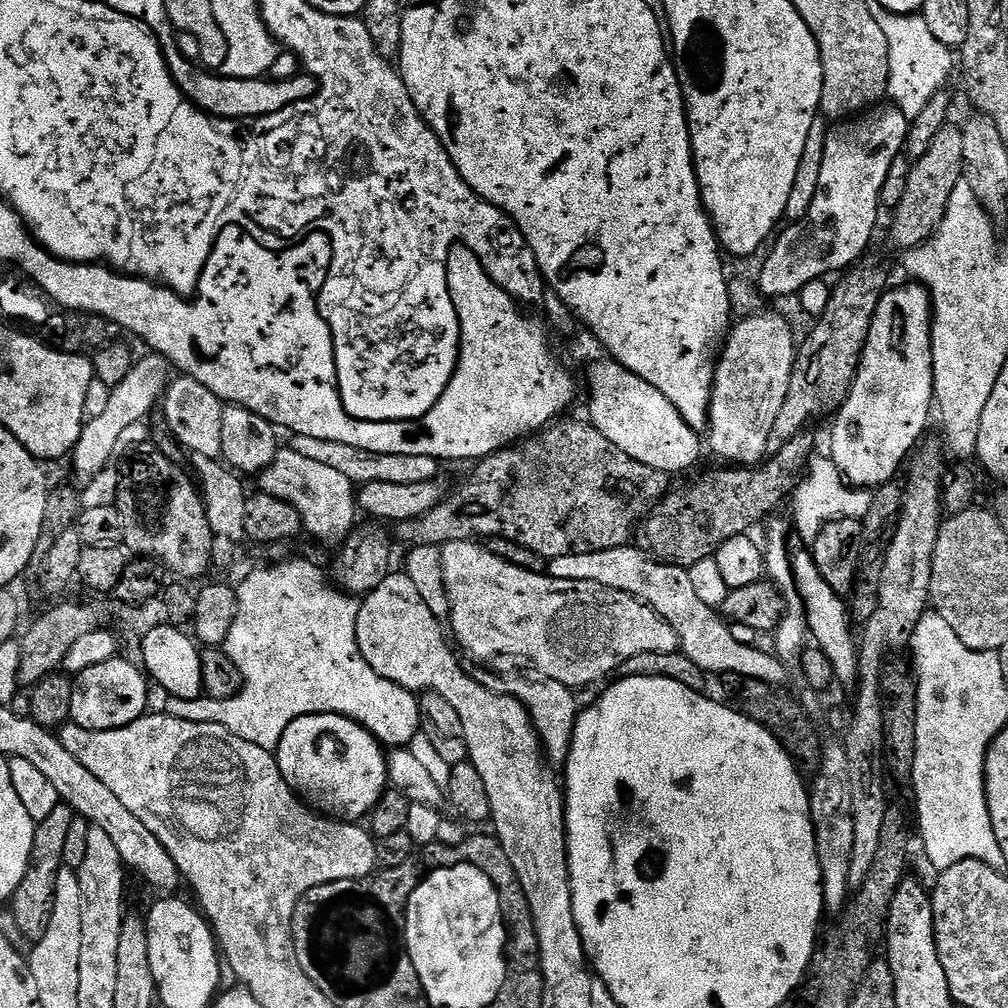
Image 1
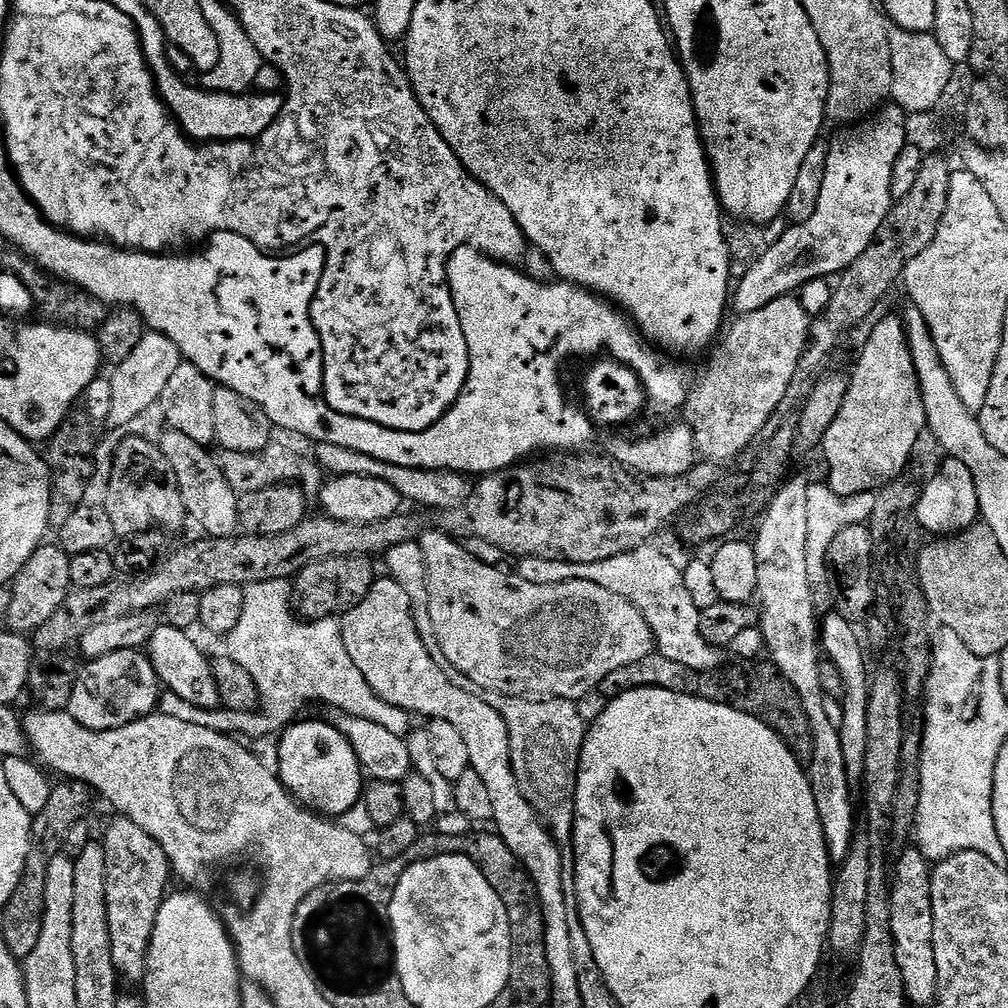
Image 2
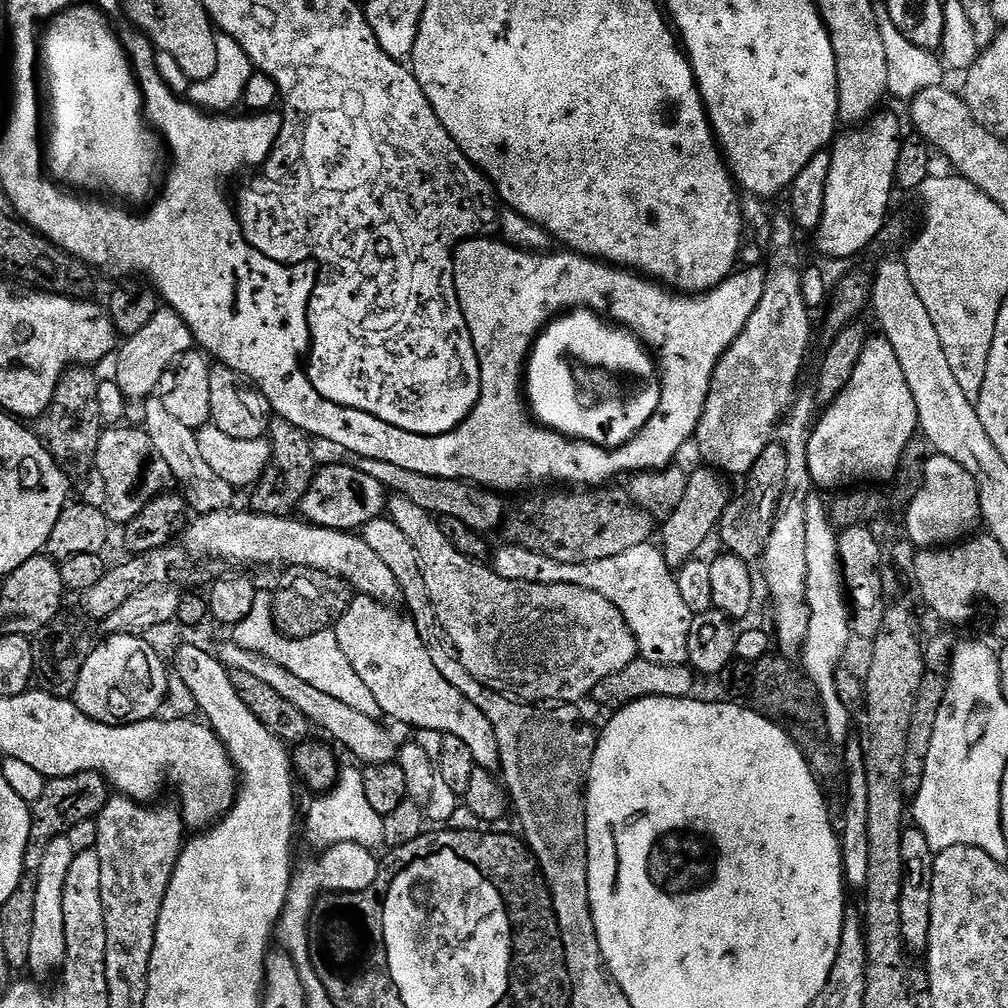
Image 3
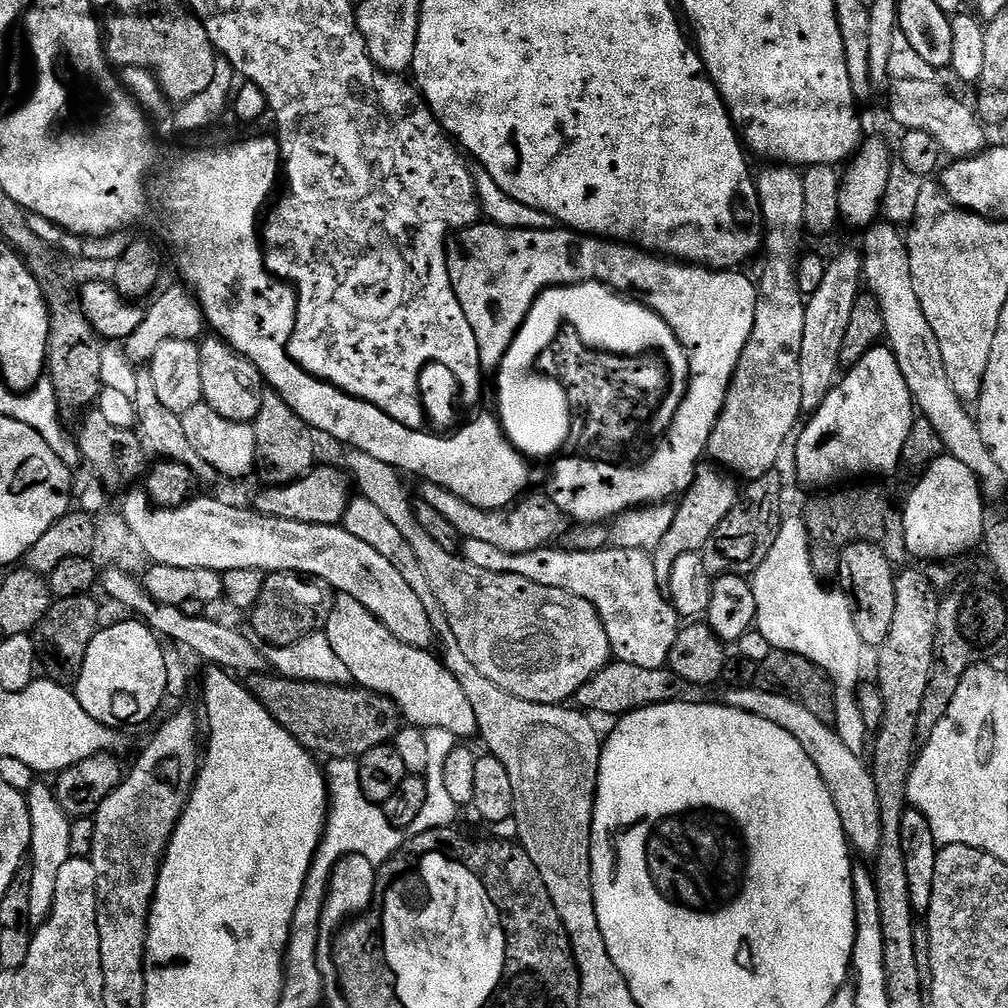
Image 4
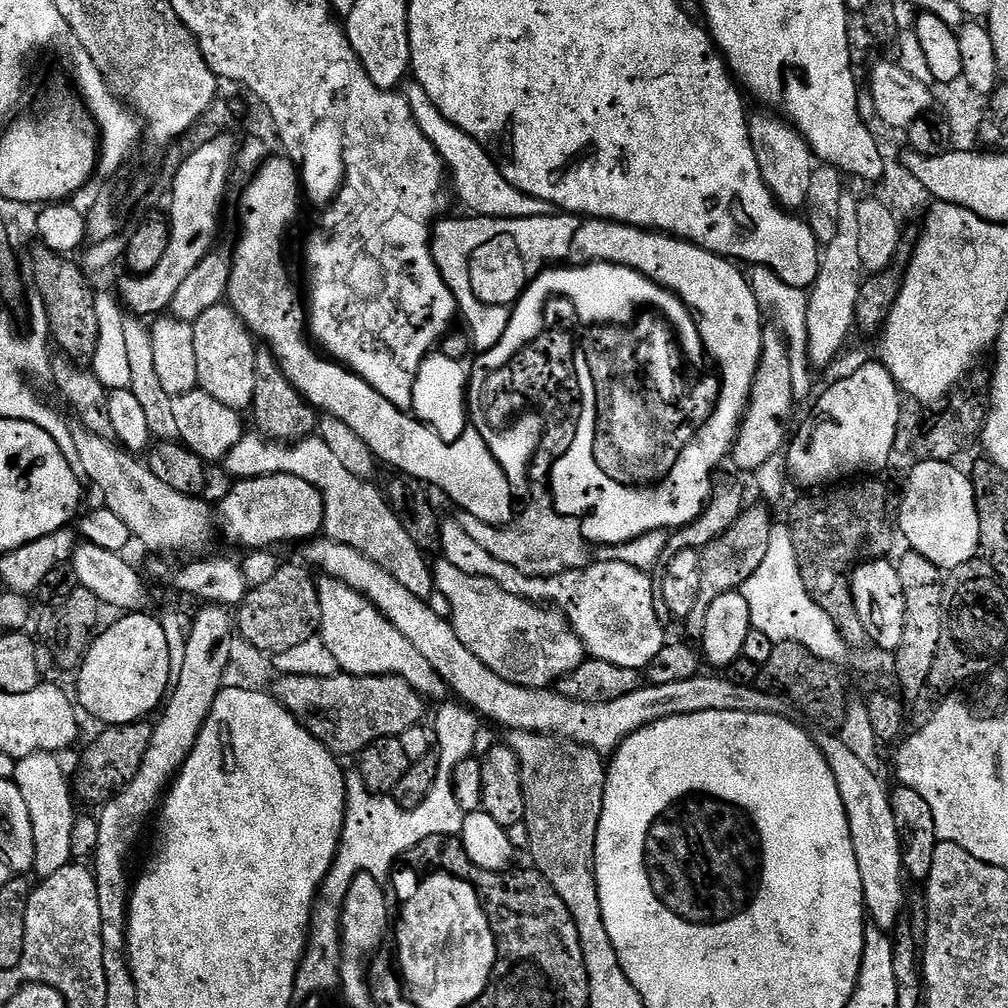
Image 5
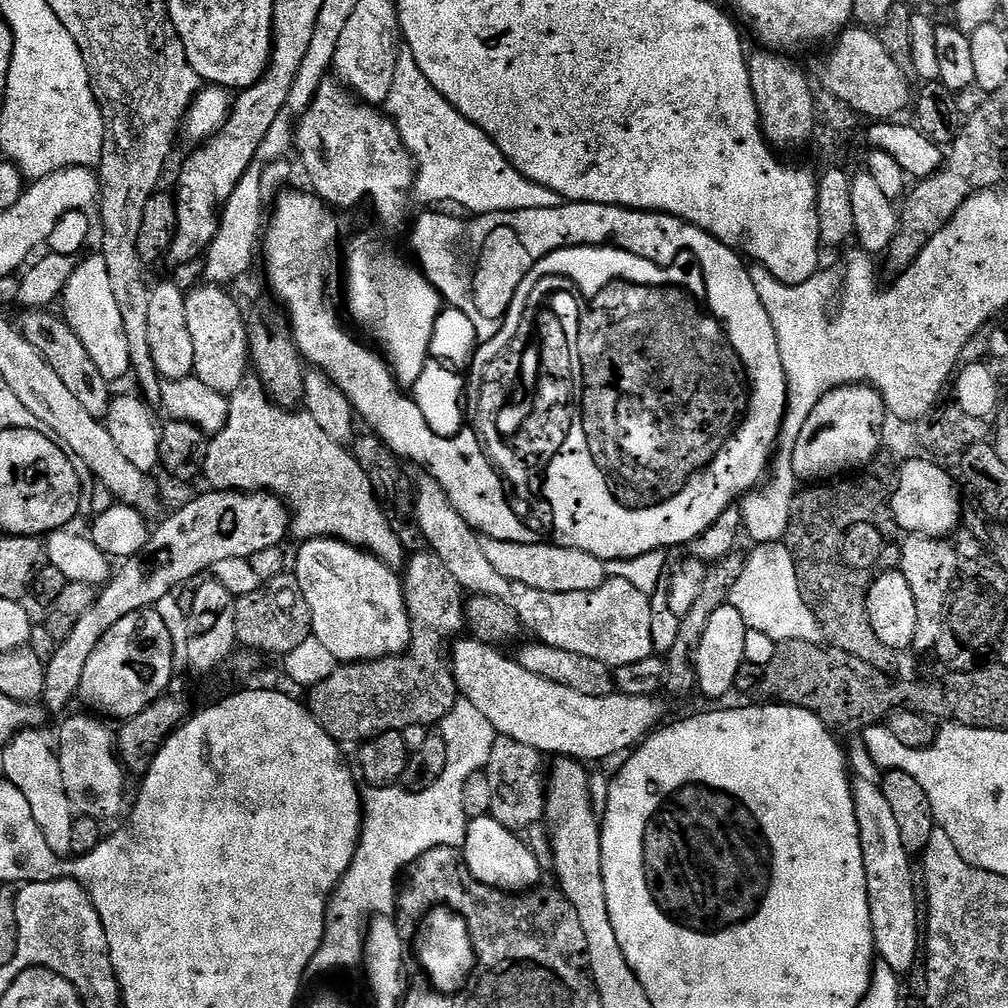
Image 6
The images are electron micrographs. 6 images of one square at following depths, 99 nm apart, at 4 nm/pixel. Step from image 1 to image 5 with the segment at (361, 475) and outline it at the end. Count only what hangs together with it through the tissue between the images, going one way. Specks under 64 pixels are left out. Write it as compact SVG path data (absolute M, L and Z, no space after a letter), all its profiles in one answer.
M548 498L530 505L521 520L519 517L515 522L503 526L490 520L474 518L474 514L469 512L460 512L458 519L460 528L466 530L466 534L478 542L478 546L498 558L498 562L514 566L514 570L524 576L557 576L563 572L587 568L594 560L593 549L590 541L584 537L580 521L575 516L563 516Z

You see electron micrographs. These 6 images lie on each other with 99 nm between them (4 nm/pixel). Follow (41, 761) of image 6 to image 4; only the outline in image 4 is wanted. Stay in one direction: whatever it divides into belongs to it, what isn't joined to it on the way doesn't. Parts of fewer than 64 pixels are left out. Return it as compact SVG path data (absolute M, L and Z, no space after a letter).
M40 782L33 783L26 793L28 813L32 819L30 825L30 918L33 925L39 926L47 920L54 906L54 889L58 887L58 870L73 859L70 850L70 826L72 820L58 806L56 793Z

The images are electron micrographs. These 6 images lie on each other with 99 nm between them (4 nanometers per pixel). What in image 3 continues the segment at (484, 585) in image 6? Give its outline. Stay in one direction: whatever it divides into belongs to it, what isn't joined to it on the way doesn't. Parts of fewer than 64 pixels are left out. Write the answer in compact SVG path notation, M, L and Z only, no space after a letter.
M514 542L505 545L497 552L495 549L490 560L492 571L502 578L525 580L531 584L573 584L594 590L618 606L626 626L630 626L636 639L639 659L663 664L688 664L690 622L694 614L678 591L674 568L667 564L663 551L655 543L630 546L622 550L622 554L614 554L614 558L585 564L554 562L554 558L546 554L526 550Z

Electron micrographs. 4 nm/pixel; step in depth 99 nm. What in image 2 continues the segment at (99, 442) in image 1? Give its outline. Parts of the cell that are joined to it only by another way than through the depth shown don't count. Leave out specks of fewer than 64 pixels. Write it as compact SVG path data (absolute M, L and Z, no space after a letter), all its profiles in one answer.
M151 330L145 331L142 342L126 358L126 362L115 365L111 373L112 400L110 401L110 418L107 423L112 428L124 426L126 422L133 421L134 418L151 413L159 405L162 398L162 390L166 390L166 385L170 383L170 378L174 370L182 362L182 357L178 346L166 338L161 332Z

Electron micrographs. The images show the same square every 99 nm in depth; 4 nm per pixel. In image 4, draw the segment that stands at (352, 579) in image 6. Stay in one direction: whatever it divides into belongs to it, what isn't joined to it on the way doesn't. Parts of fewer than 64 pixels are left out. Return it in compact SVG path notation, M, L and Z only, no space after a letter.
M337 595L332 602L326 635L330 646L334 646L334 654L346 665L349 677L359 687L389 696L409 725L450 730L457 738L477 735L478 718L474 718L474 709L454 674L446 670L443 659L431 651L398 642L362 602Z

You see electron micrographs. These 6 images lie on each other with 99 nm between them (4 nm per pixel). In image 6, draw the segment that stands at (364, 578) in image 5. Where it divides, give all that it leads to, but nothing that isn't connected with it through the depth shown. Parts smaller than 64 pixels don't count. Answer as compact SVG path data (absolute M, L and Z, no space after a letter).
M475 638L464 639L457 639L450 648L450 663L457 693L463 699L474 702L474 706L489 720L490 726L494 726L497 734L514 738L514 742L522 742L541 754L581 762L608 760L619 752L627 753L635 749L649 733L665 723L664 704L656 696L613 694L590 698L590 694L578 694L578 690L570 690L570 686L558 686L558 682L546 682L546 678L530 674L530 670L523 668L511 655L503 656L499 647L483 644Z

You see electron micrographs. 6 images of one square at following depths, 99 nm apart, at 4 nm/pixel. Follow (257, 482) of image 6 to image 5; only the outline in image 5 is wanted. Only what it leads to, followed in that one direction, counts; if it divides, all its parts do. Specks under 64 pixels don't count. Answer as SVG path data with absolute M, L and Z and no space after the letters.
M252 430L224 457L222 467L236 480L253 480L259 476L281 472L294 474L294 478L303 478L305 482L310 482L310 486L314 486L322 494L322 532L327 539L366 554L366 558L382 566L382 570L398 578L398 582L402 582L402 586L406 586L410 594L426 601L433 599L433 565L424 551L416 545L414 538L406 534L402 522L398 522L394 510L388 505L385 493L381 489L379 492L375 483L350 474L350 470L346 470L344 463L331 452L330 446L326 446L319 435L313 434L307 440L298 440L291 444L267 439L259 431Z

